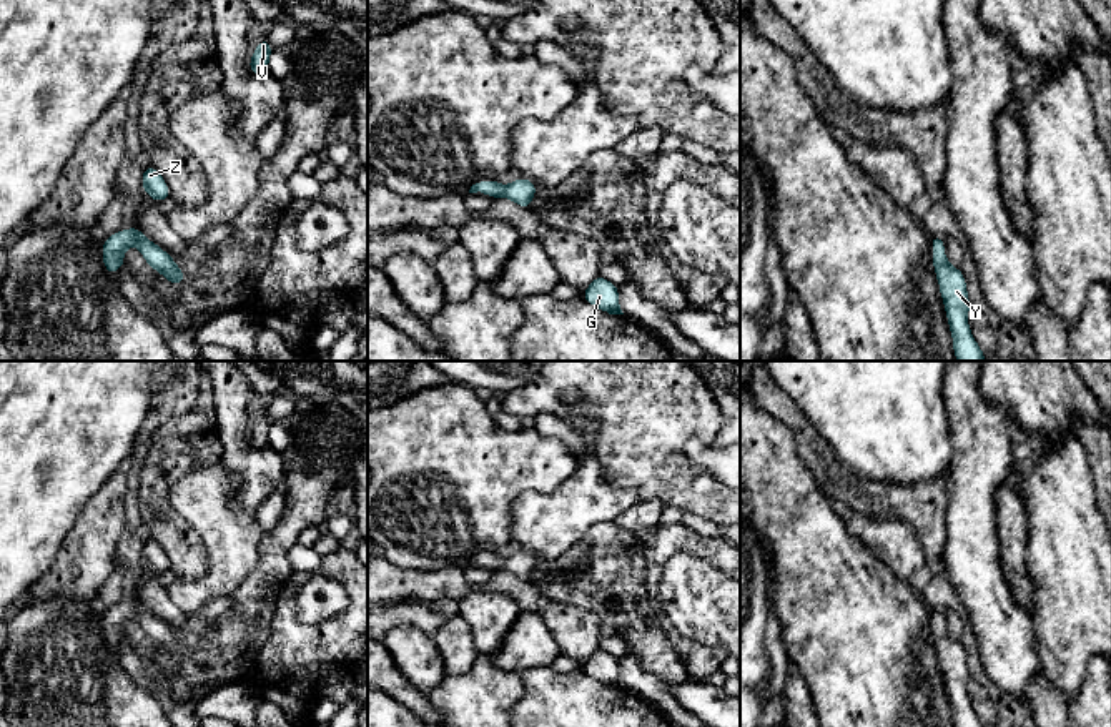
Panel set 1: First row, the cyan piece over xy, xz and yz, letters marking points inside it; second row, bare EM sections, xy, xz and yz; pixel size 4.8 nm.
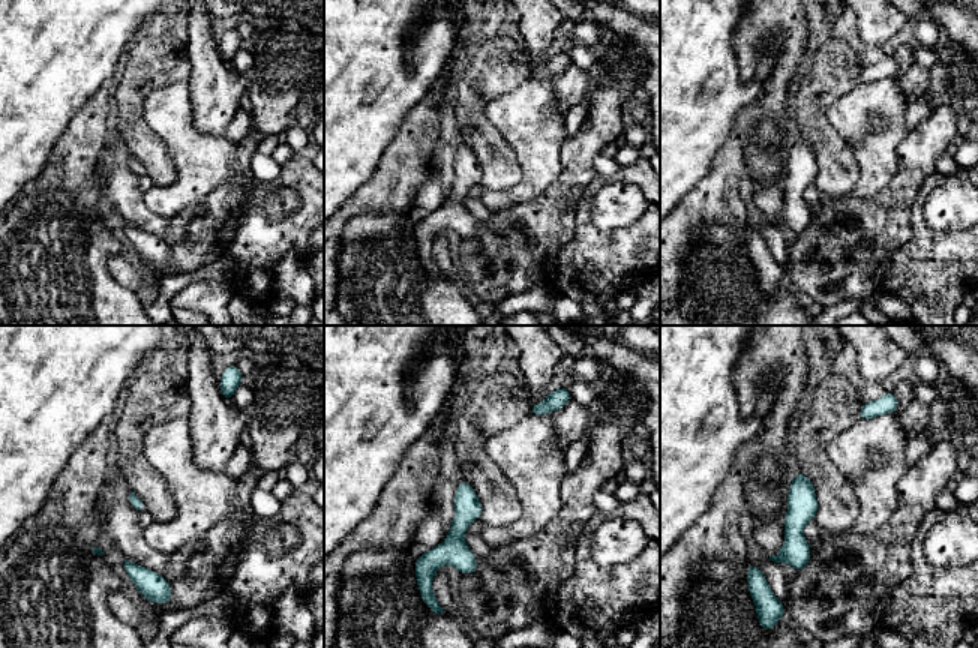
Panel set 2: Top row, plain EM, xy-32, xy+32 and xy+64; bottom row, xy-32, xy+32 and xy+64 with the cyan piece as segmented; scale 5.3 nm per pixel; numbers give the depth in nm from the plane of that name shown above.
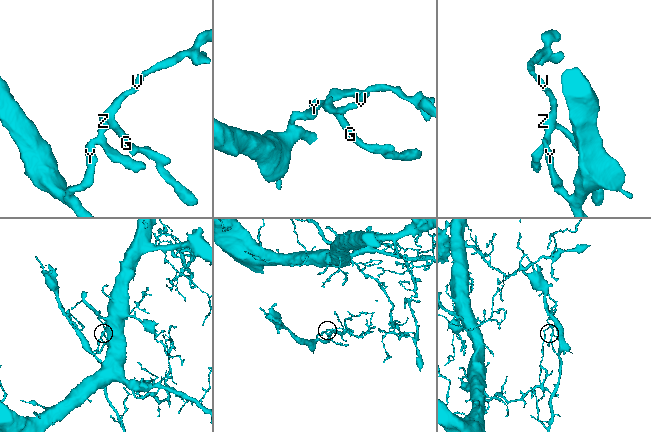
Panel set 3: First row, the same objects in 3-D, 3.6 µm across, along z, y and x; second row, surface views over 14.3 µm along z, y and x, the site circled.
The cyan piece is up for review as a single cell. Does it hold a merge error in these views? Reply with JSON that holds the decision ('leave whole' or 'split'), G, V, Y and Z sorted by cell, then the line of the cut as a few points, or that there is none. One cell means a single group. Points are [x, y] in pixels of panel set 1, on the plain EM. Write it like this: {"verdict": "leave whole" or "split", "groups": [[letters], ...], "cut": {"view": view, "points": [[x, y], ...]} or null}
{"verdict": "leave whole", "groups": [["G", "V", "Y", "Z"]], "cut": null}

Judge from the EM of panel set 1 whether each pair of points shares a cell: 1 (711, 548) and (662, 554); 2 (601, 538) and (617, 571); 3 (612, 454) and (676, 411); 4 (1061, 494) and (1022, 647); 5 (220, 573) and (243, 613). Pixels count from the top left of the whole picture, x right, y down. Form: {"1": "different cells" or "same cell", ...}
{"1": "same cell", "2": "same cell", "3": "same cell", "4": "different cells", "5": "different cells"}

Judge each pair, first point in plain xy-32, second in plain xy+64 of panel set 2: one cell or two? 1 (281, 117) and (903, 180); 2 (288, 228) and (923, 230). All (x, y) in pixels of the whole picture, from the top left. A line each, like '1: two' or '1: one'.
1: one
2: one

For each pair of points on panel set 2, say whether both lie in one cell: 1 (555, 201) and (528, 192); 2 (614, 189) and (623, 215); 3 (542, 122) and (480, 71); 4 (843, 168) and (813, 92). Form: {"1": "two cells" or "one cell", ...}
{"1": "two cells", "2": "one cell", "3": "two cells", "4": "one cell"}

